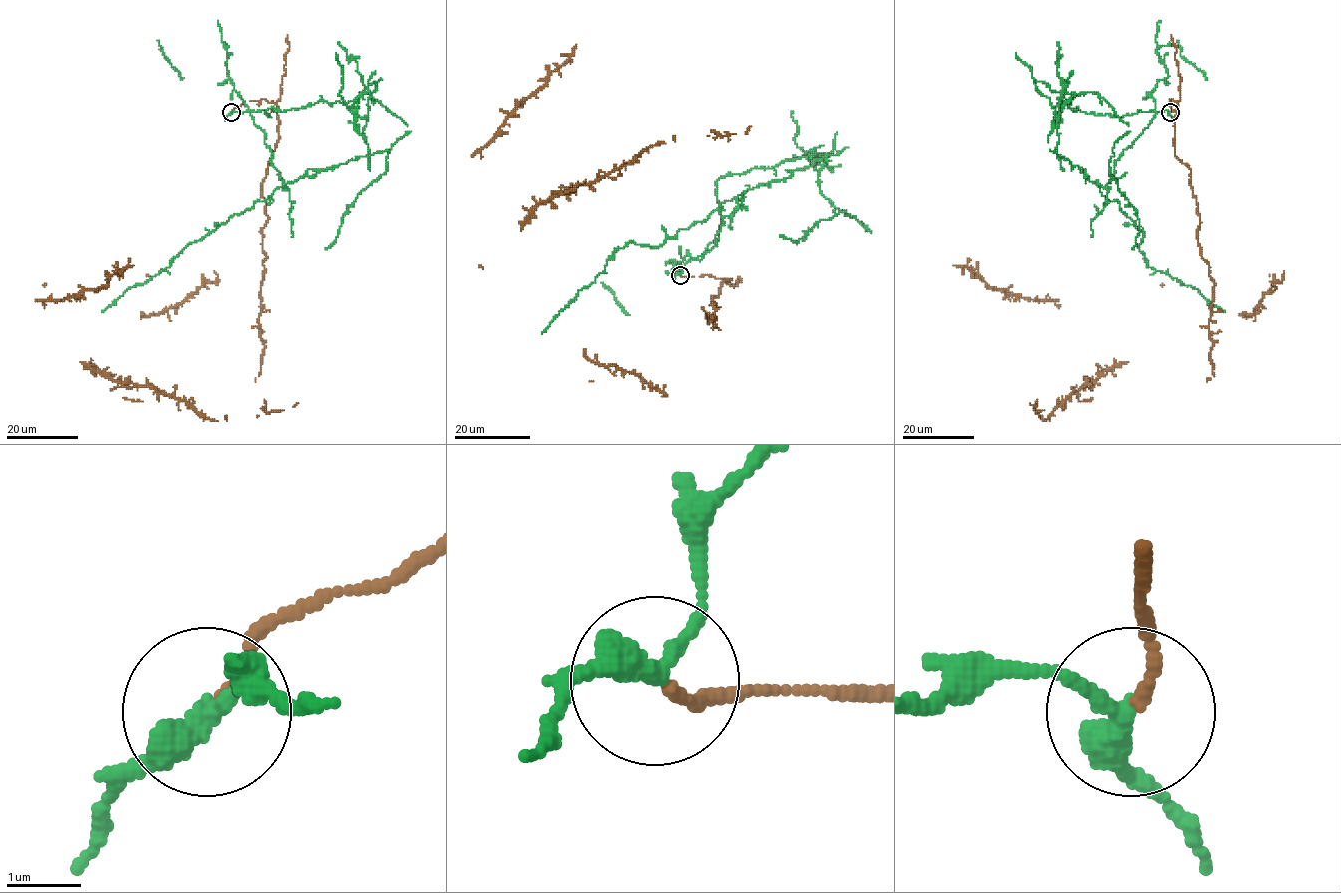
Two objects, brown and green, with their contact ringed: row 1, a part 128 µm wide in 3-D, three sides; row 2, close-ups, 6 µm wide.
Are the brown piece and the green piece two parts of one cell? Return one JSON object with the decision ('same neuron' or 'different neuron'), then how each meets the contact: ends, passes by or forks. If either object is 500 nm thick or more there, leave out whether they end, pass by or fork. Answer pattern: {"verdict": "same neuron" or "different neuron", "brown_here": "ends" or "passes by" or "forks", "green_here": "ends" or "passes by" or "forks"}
{"verdict": "different neuron", "brown_here": "ends", "green_here": "passes by"}

